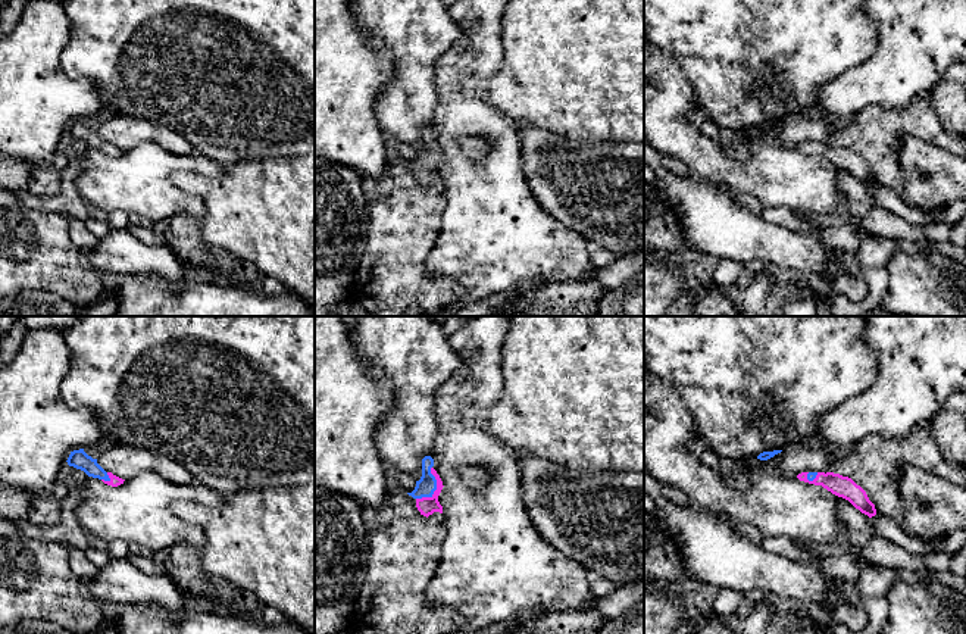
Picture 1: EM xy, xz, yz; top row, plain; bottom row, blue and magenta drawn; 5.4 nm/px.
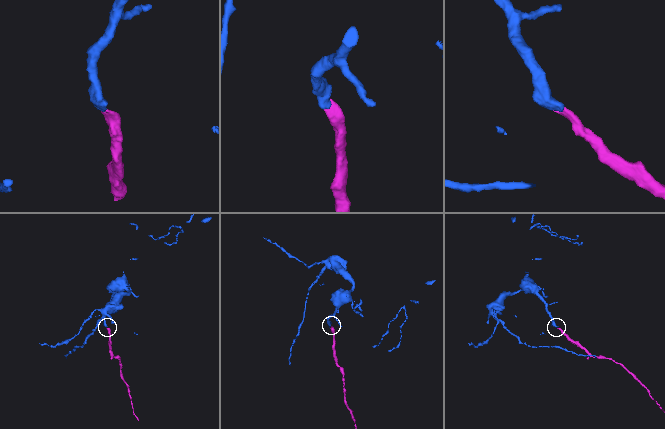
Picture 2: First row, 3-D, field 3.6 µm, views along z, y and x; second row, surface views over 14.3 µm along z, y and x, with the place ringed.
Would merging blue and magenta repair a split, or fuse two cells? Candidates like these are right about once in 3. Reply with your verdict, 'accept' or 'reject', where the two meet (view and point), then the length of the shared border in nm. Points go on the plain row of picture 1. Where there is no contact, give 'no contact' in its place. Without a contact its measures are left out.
accept | xz (435, 159) | 200 nm

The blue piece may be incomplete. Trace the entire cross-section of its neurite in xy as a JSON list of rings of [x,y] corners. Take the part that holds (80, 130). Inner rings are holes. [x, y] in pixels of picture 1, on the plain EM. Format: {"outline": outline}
{"outline": [[[84,119],[71,122],[68,128],[68,135],[76,140],[84,141],[88,147],[99,149],[104,154],[118,157],[124,154],[125,150],[113,146],[112,143],[106,143],[99,134],[97,129],[88,127]]]}

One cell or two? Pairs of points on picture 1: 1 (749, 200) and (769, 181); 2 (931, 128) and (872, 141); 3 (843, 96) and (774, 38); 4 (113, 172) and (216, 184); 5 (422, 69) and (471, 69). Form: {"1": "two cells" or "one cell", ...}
{"1": "two cells", "2": "one cell", "3": "two cells", "4": "two cells", "5": "two cells"}

